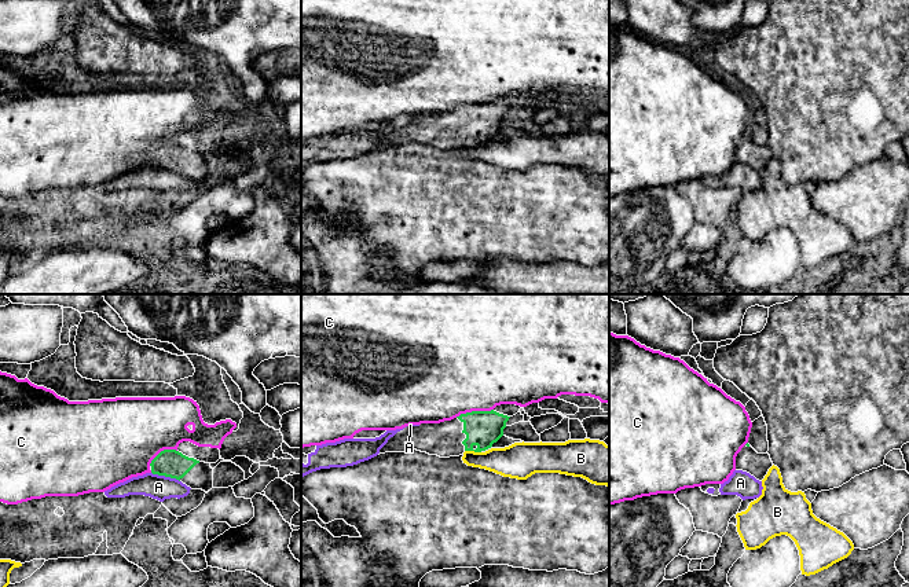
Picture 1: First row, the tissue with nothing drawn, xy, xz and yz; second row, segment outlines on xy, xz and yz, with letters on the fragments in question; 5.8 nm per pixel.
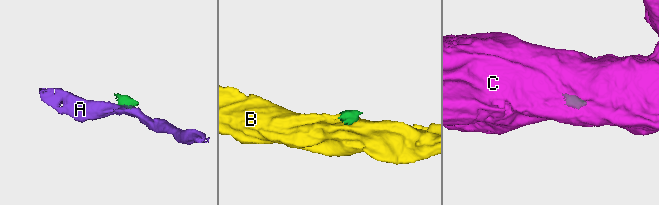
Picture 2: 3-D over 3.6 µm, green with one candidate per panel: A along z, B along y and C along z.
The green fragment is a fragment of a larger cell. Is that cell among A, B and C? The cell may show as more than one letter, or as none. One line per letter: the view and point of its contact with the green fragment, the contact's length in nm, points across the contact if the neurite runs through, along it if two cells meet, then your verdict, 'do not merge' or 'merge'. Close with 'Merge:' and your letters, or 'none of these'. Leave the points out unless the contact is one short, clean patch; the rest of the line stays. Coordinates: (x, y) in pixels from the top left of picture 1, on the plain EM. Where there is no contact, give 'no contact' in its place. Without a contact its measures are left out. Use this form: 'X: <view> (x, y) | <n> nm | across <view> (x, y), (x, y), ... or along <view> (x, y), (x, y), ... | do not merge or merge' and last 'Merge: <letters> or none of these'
A: xy (165, 168) | 180 nm | along xy (151, 164), (160, 168), (175, 169), (179, 173) | do not merge
B: xz (473, 142) | 100 nm | along xz (465, 142), (480, 145) | do not merge
C: xz (473, 103) | 220 nm | along xz (493, 101), (461, 105), (455, 109) | do not merge
Merge: none of these

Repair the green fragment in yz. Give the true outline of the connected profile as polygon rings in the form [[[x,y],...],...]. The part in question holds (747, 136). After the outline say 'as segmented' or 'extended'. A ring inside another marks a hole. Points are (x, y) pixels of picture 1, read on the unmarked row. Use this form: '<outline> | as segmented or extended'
[[[748,135],[736,148],[736,162],[743,162],[762,173],[773,158],[769,146],[758,146]]] | extended

